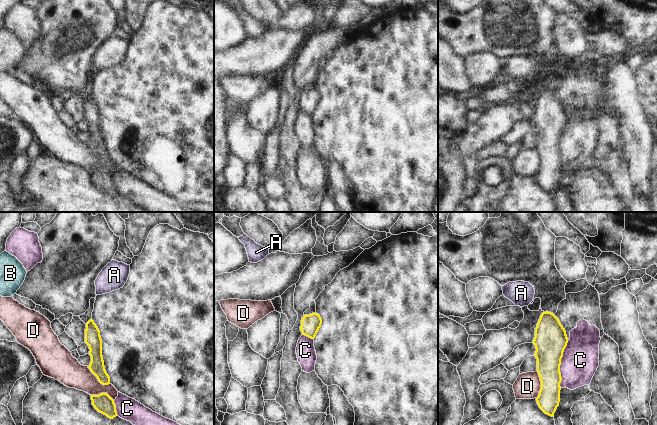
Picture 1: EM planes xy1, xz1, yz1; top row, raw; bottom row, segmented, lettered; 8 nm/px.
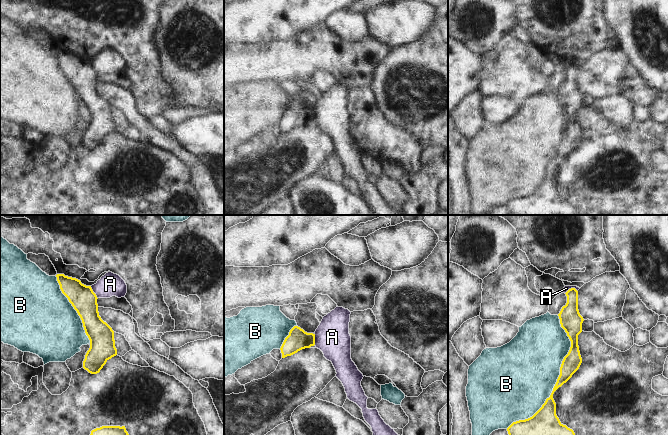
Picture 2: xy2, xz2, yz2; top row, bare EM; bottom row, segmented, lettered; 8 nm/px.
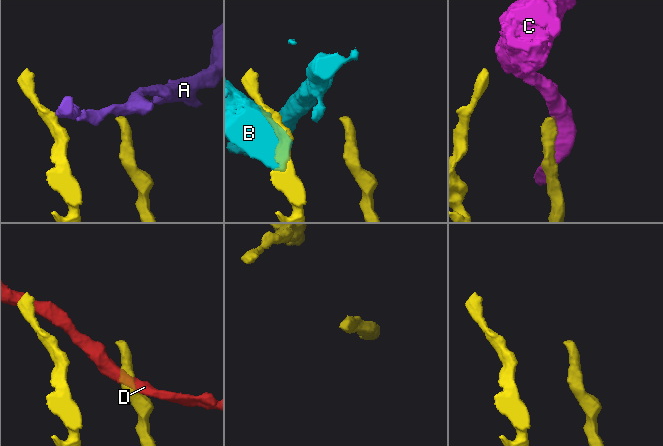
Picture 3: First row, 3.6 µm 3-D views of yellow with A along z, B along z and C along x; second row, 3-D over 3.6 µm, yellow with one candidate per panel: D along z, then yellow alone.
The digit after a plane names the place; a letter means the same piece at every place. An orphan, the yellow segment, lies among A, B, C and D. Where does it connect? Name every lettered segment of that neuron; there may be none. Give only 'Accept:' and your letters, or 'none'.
Accept: none

